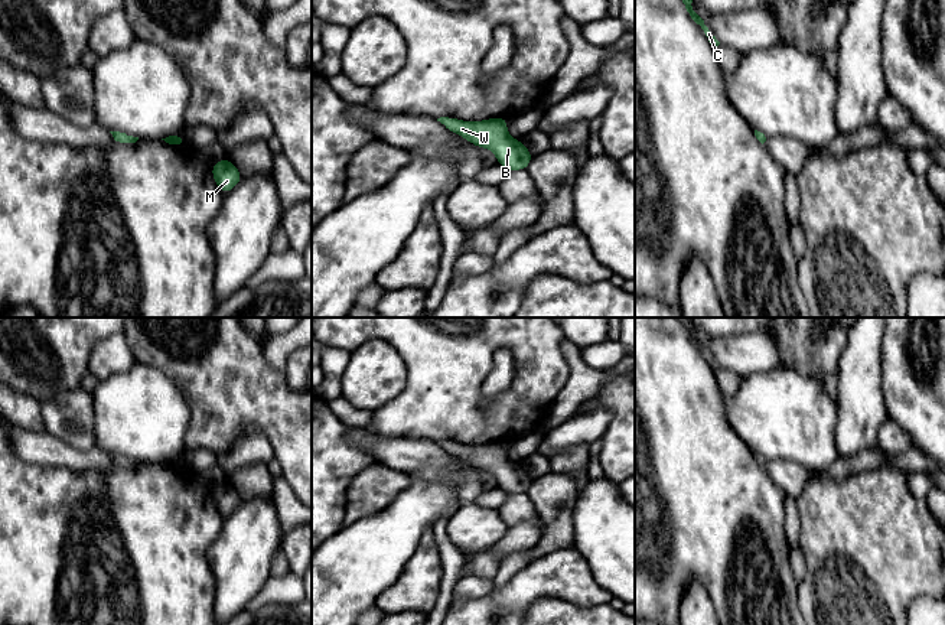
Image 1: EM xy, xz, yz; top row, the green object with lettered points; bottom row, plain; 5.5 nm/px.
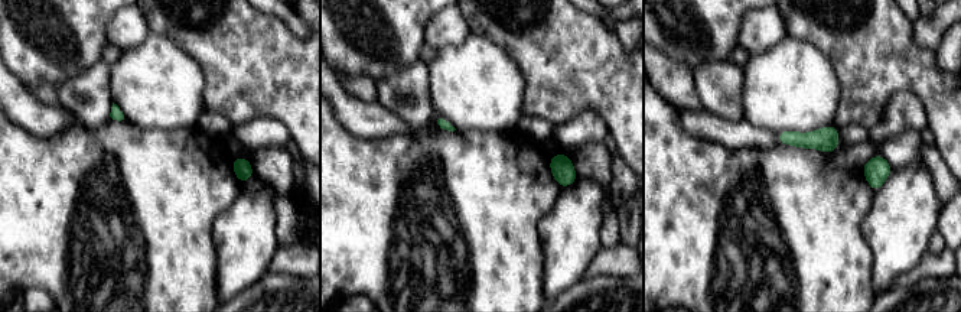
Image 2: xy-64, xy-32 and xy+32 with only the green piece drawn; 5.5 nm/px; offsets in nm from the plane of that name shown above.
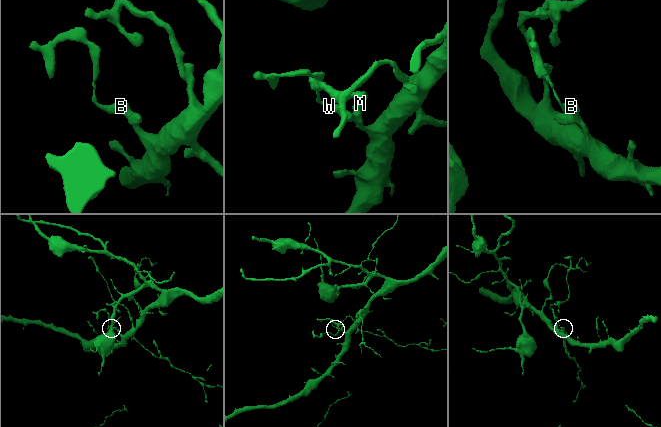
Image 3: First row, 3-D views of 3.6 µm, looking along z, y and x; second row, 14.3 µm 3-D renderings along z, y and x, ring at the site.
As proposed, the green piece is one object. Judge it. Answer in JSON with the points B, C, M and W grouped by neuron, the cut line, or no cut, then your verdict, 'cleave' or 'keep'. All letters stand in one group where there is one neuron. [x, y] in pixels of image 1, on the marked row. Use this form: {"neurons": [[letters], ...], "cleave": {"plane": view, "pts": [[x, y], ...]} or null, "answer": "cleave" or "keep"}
{"neurons": [["B", "C", "M", "W"]], "cleave": null, "answer": "keep"}

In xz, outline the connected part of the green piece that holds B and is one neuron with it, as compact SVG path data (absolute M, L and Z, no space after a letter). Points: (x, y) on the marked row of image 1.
M440 117L437 121L475 146L491 149L496 154L498 163L506 170L527 169L532 159L527 147L519 140L511 139L506 133L506 117L478 123Z

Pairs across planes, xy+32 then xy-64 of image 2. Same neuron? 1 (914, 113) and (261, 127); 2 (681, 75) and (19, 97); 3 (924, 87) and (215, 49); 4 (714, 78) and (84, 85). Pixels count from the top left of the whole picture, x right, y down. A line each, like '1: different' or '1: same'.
1: same
2: different
3: same
4: same

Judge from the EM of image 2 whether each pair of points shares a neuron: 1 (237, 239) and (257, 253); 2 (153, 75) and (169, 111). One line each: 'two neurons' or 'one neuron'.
1: one neuron
2: one neuron

